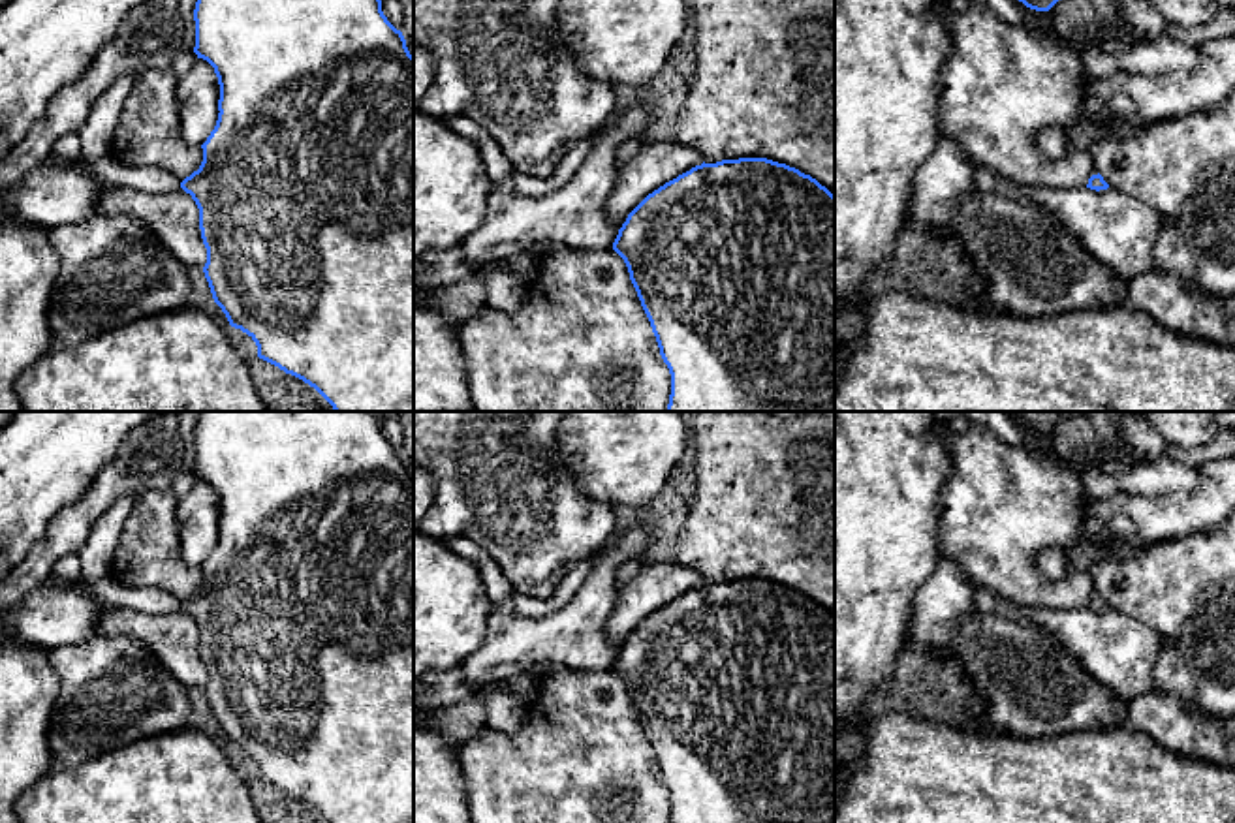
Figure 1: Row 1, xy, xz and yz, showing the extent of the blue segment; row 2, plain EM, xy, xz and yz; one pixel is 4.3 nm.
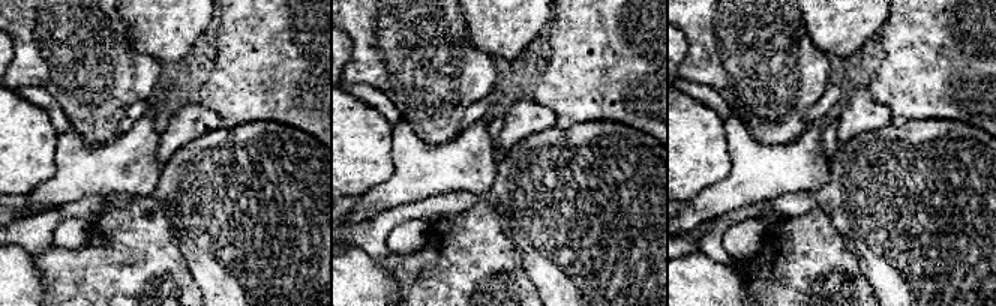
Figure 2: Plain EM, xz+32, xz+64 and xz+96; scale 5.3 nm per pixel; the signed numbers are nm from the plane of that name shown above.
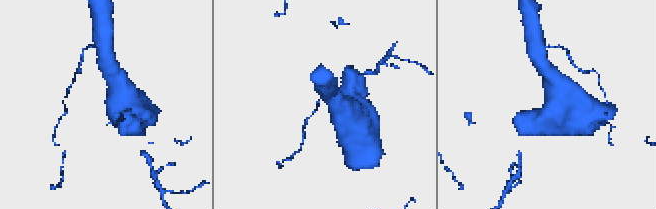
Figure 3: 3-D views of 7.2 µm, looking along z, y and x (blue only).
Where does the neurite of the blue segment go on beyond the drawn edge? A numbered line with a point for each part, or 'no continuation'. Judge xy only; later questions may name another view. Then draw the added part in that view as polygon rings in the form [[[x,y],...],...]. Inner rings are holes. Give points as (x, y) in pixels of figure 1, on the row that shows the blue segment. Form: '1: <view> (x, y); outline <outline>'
1: xy (109, 170); outline [[[115,154],[102,158],[88,158],[86,169],[92,179],[98,179],[105,186],[128,186],[133,190],[143,190],[147,194],[164,194],[180,188],[175,175],[160,167],[133,167],[118,160]]]

